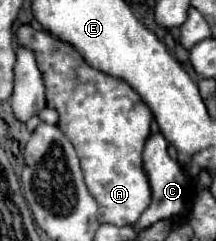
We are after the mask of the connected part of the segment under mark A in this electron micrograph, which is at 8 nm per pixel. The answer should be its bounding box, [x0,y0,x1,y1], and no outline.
[17,23,153,225]

